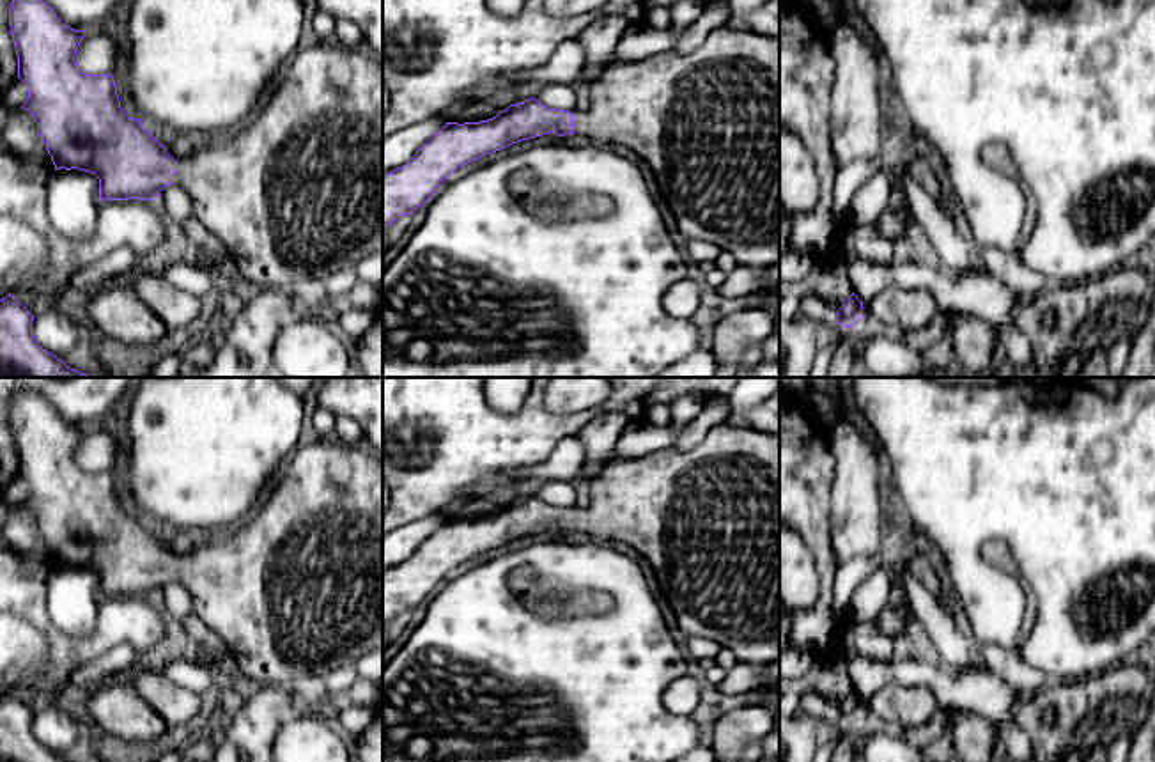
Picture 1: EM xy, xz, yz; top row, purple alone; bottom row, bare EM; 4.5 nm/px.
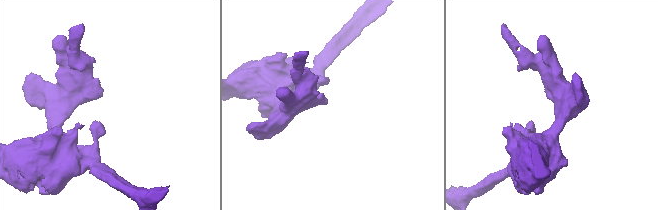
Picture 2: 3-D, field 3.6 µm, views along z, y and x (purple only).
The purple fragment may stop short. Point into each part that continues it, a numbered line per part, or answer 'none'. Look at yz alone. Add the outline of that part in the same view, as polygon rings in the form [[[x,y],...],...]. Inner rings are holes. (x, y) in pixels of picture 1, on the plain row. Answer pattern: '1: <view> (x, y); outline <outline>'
none

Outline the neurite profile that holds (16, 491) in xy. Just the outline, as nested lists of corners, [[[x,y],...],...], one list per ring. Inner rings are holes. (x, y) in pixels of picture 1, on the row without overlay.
[[[16,475],[12,482],[0,493],[0,502],[5,505],[23,503],[28,496],[27,482]]]

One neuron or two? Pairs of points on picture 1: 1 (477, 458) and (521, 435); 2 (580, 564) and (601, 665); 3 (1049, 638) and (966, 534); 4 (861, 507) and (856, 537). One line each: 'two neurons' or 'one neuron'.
1: one neuron
2: one neuron
3: one neuron
4: one neuron

